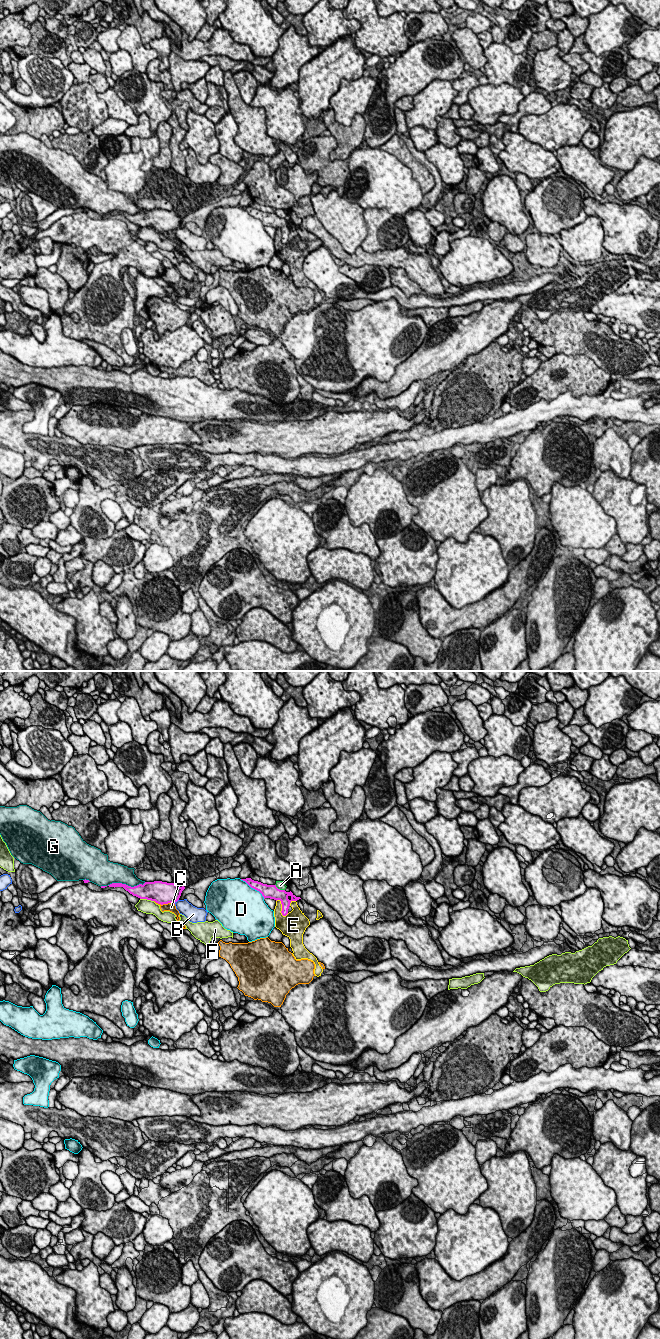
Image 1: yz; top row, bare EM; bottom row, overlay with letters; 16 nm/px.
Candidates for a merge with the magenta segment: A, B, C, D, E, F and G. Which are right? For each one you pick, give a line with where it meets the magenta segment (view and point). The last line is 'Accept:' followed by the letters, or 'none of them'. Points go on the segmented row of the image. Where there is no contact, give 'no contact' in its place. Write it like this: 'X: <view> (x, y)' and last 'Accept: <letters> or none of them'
Accept: none of them

